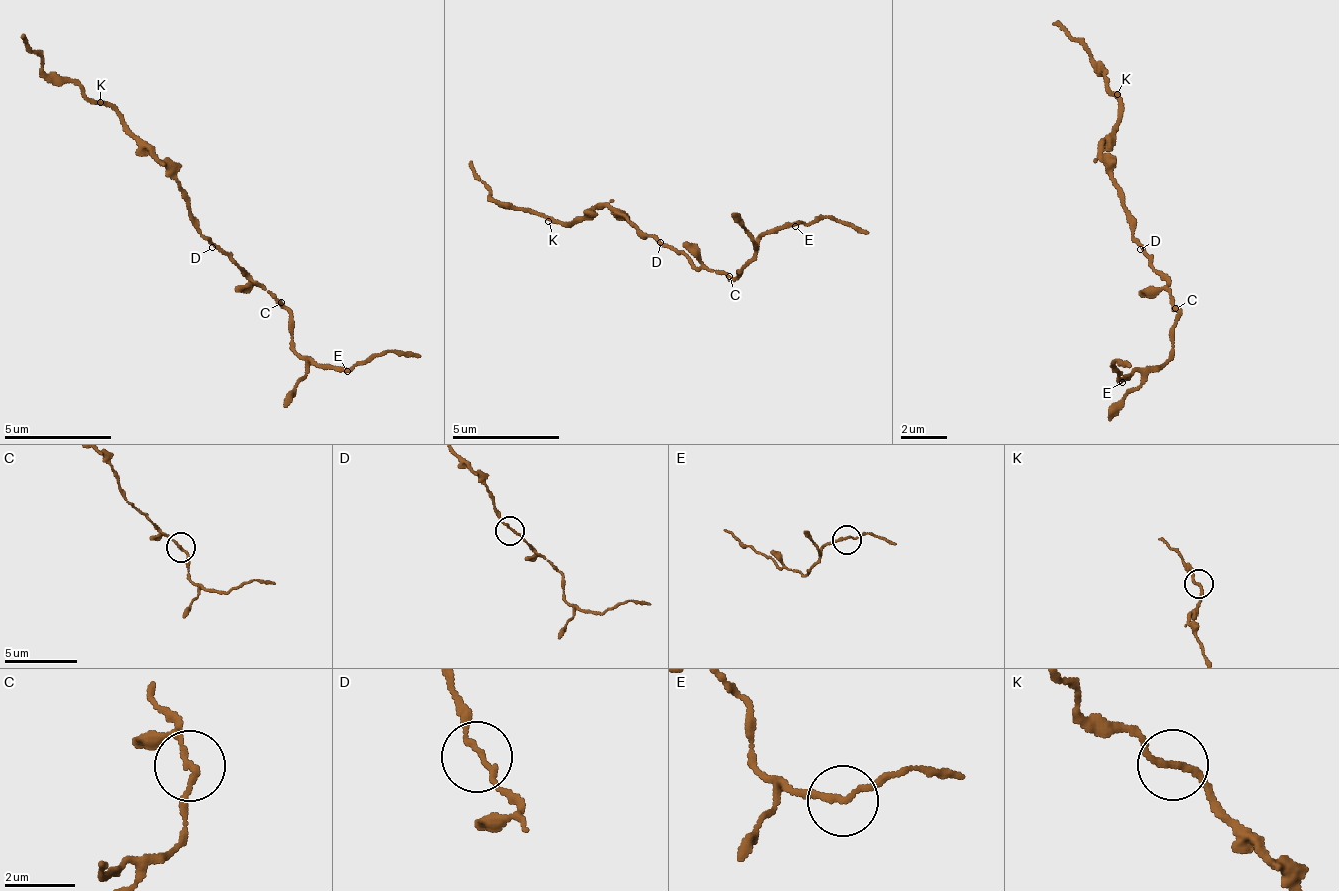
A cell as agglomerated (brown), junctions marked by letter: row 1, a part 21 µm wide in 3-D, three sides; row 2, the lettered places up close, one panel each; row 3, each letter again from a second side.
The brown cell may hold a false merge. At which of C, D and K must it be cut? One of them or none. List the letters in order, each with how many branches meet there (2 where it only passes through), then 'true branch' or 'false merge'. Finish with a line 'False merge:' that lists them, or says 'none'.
C: branches 2; true branch
D: branches 2; true branch
K: branches 2; true branch
False merge: none

